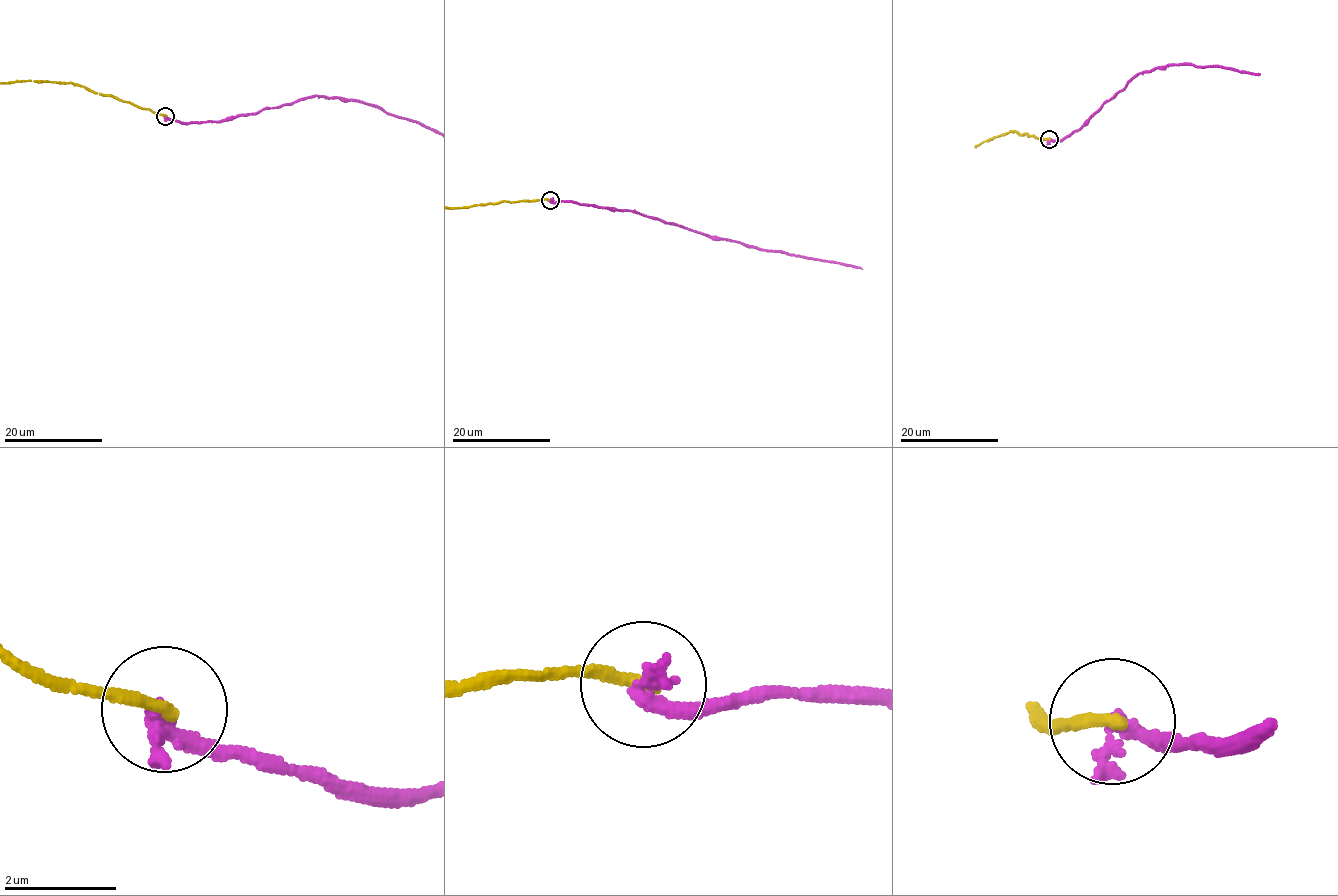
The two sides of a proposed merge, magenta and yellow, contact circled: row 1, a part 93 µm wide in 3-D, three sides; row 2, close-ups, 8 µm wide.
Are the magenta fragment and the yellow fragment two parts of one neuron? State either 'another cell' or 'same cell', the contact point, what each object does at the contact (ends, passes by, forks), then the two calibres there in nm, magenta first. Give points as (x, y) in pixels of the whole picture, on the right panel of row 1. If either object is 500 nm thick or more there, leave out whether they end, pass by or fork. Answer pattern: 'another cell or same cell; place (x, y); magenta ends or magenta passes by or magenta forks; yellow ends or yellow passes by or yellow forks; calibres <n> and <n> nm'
another cell; place (1049, 139); magenta ends; yellow ends; calibres 320 and 220 nm

